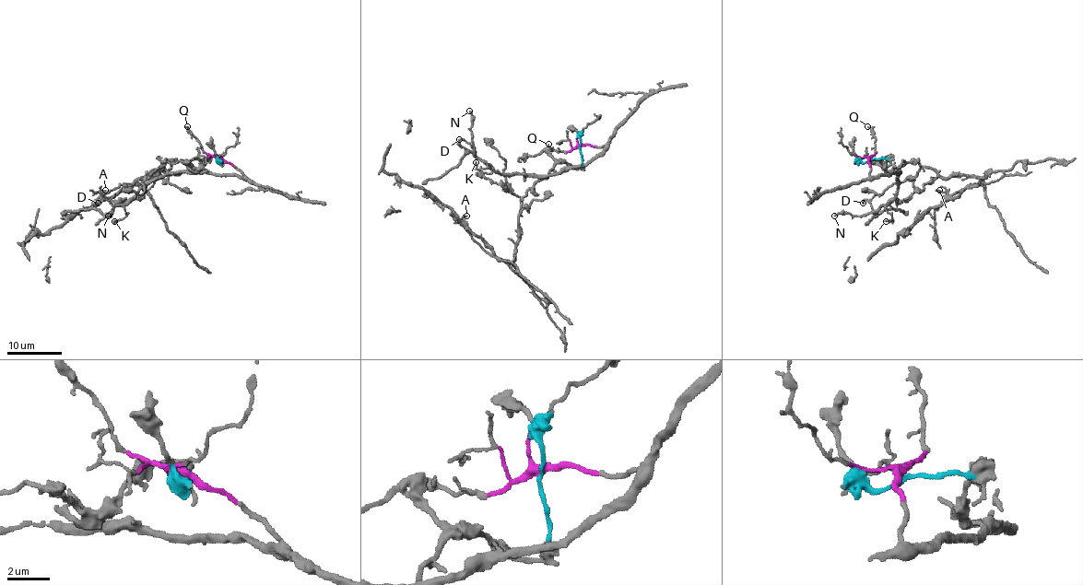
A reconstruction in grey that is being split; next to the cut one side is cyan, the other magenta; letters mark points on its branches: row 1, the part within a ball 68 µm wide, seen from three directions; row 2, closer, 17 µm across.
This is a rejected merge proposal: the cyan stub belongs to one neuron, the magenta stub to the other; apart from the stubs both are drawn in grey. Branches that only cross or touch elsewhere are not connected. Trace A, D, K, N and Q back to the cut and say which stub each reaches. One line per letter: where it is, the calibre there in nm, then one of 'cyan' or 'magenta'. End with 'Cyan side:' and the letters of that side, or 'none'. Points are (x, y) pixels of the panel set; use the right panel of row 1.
A: (939, 190) | 120 nm | cyan
D: (863, 203) | 140 nm | magenta
K: (886, 221) | 110 nm | magenta
N: (834, 216) | 150 nm | magenta
Q: (867, 126) | 150 nm | magenta
Cyan side: A

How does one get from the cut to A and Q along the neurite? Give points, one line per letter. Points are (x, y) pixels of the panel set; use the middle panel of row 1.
A: (581, 146), (578, 169), (558, 163), (522, 199), (512, 260), (494, 253), (471, 230), (467, 215)
Q: (581, 146), (553, 151), (547, 144)

